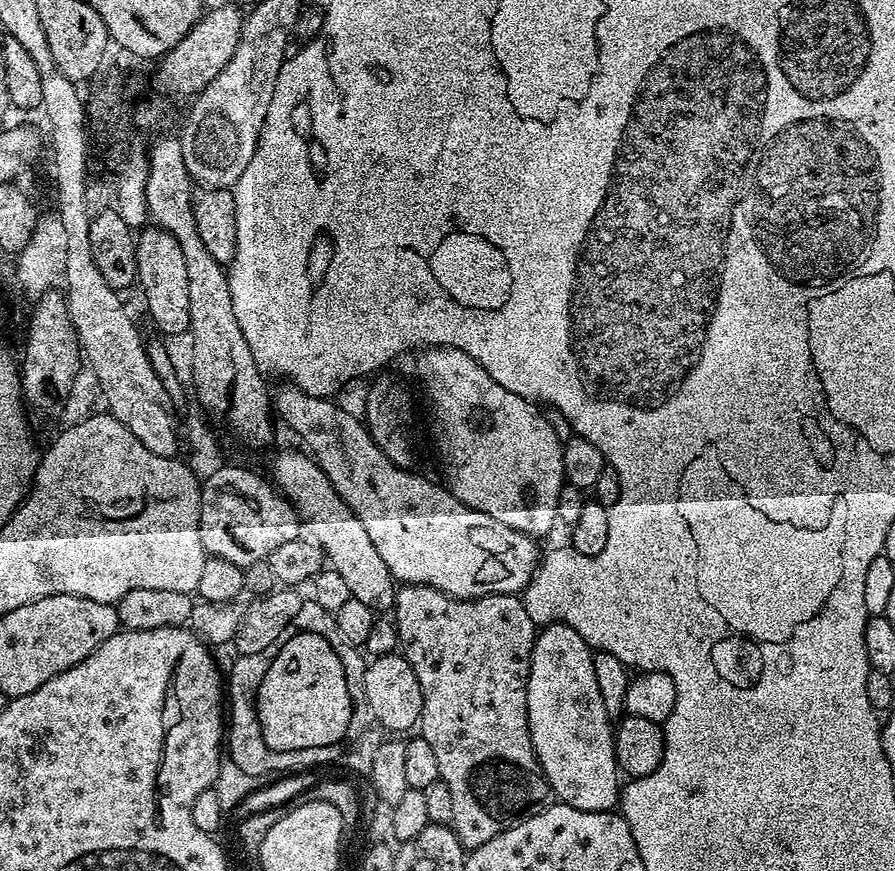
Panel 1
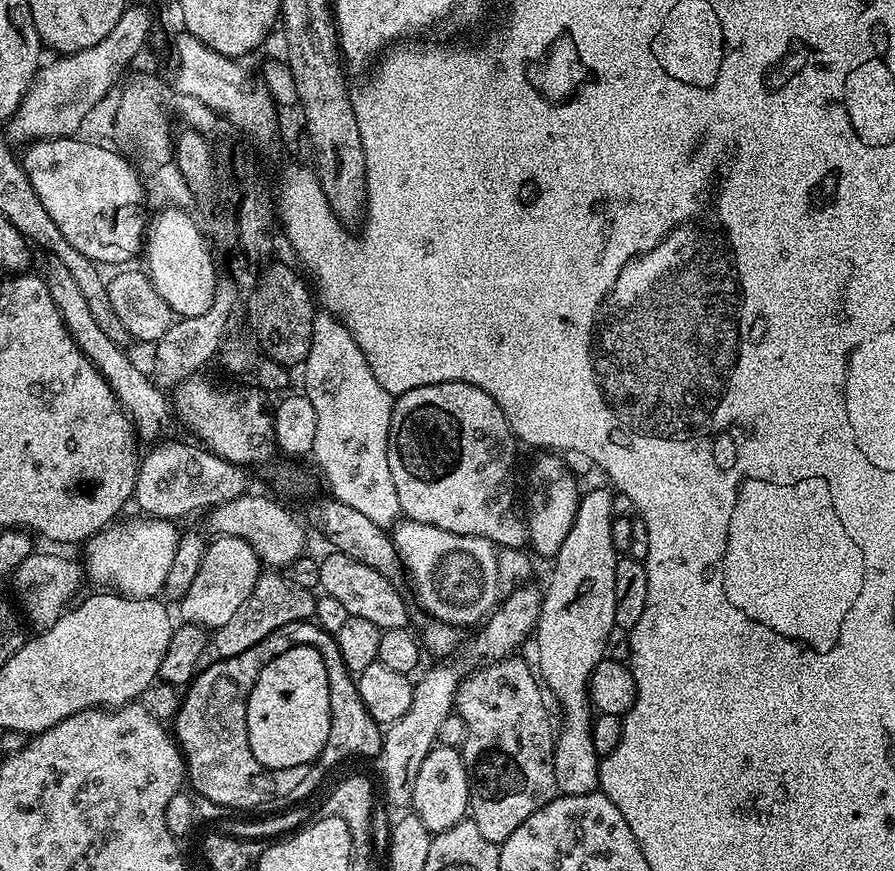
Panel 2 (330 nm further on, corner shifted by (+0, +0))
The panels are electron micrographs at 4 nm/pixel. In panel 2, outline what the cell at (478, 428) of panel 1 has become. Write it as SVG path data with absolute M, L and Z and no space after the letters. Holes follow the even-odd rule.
M559 455L537 456L540 457L533 462L532 469L528 472L528 516L526 512L528 544L537 557L540 555L555 558L562 542L566 542L566 534L570 534L582 492L581 489L576 489L577 477L573 476Z

